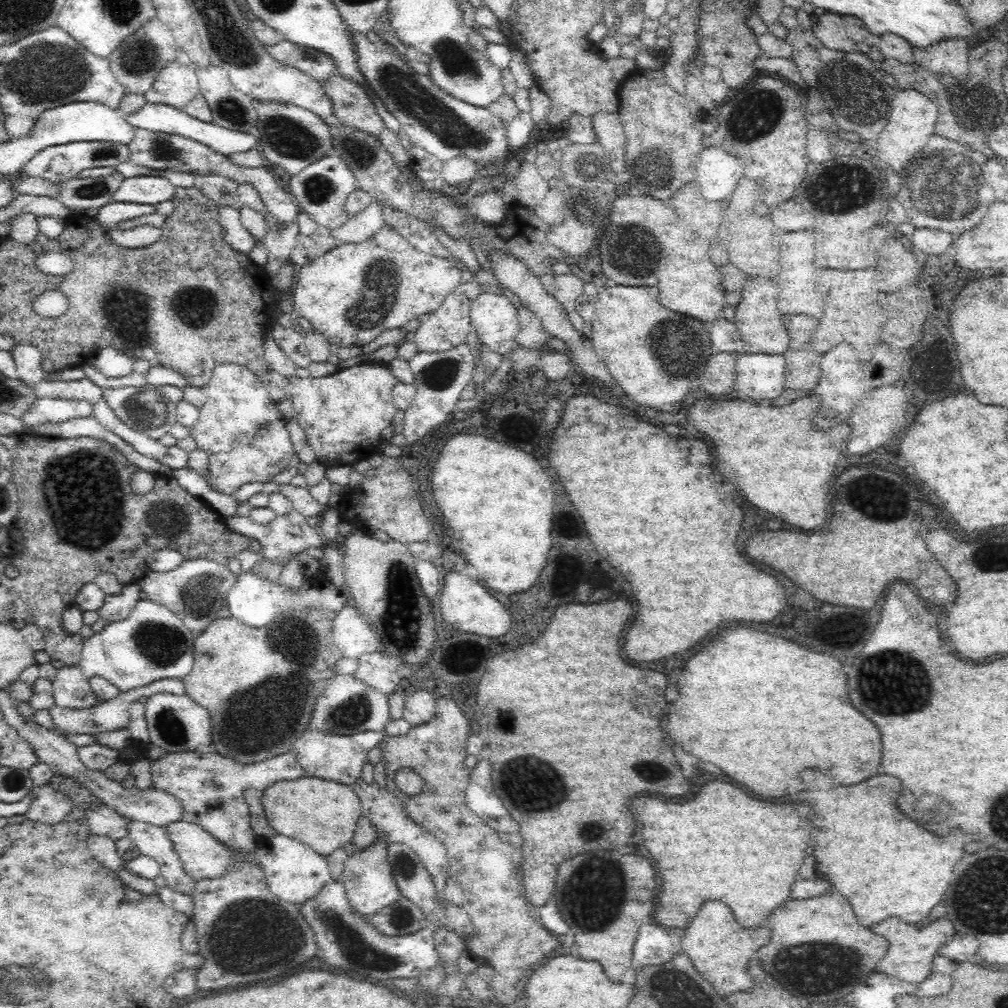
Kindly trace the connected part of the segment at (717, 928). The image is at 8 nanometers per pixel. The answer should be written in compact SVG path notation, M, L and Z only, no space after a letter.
M704 902L696 918L683 931L684 935L680 939L681 952L688 955L696 972L700 972L720 996L746 992L752 986L752 980L748 980L746 974L746 964L748 958L770 940L768 928L742 928L724 902Z

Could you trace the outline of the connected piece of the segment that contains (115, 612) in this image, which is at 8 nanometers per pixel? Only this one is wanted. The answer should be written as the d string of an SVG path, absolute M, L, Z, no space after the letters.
M132 583L124 585L120 594L105 596L104 604L99 608L99 618L107 623L126 620L134 605L141 599L138 597L140 592L141 586Z

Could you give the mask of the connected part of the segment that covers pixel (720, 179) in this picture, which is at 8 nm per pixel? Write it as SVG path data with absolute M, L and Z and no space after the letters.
M706 148L702 150L696 166L696 180L702 188L702 196L708 202L720 202L728 198L738 180L742 178L744 162L722 148Z

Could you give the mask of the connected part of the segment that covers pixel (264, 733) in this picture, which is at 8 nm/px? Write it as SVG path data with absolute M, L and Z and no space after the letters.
M324 609L286 611L270 622L266 628L253 628L230 616L214 620L209 626L206 626L206 629L202 633L196 635L193 644L195 656L194 664L192 670L183 678L183 683L186 687L186 695L200 706L206 707L206 710L210 713L212 726L214 726L213 750L216 753L226 758L231 758L236 762L241 762L242 764L252 764L291 751L294 742L303 735L303 732L308 730L308 722L310 722L310 716L312 716L312 710L314 710L315 698L308 700L306 690L310 692L310 684L312 684L312 688L314 688L314 684L316 684L318 680L327 680L334 676L334 664L343 657L341 650L333 643L331 631L335 616L336 613L334 611L324 611Z

